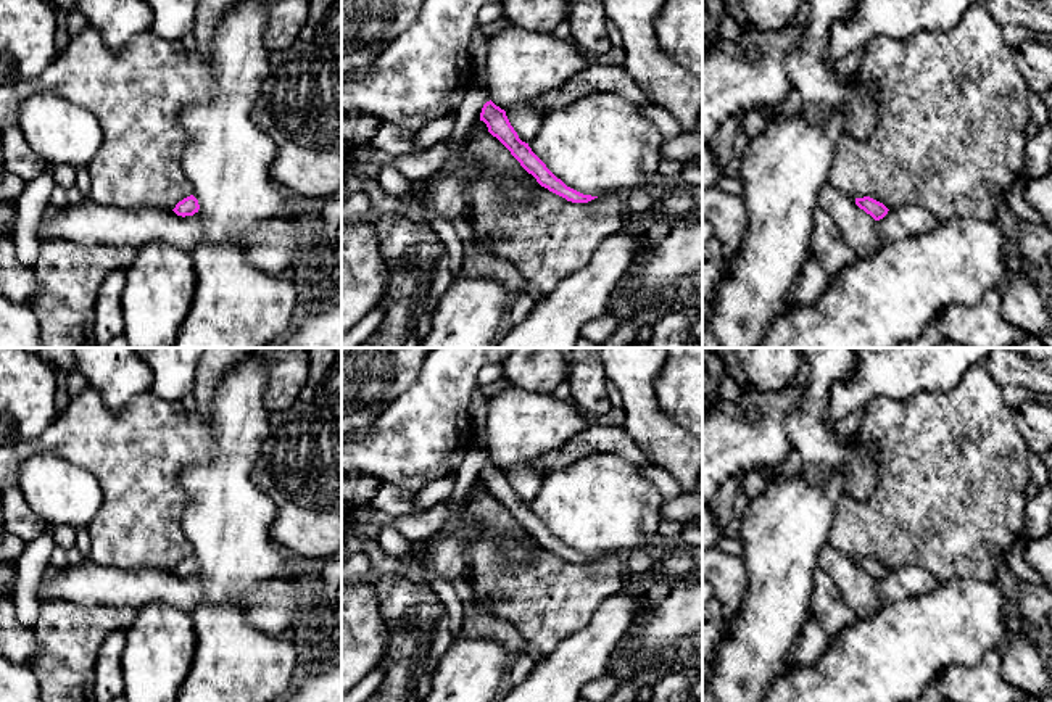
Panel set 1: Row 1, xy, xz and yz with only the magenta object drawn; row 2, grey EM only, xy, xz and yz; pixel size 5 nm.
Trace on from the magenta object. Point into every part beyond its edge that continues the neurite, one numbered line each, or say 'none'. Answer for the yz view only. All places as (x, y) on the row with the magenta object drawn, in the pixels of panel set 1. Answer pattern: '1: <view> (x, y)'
none

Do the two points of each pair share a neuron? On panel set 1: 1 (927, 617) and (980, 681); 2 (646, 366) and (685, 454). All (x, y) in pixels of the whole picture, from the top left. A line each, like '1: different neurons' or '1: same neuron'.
1: different neurons
2: same neuron

